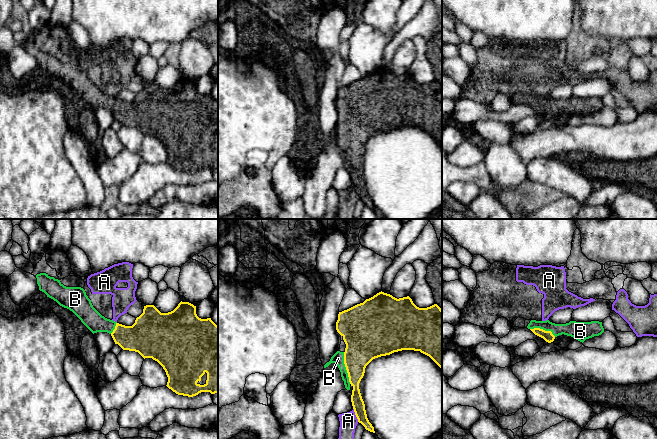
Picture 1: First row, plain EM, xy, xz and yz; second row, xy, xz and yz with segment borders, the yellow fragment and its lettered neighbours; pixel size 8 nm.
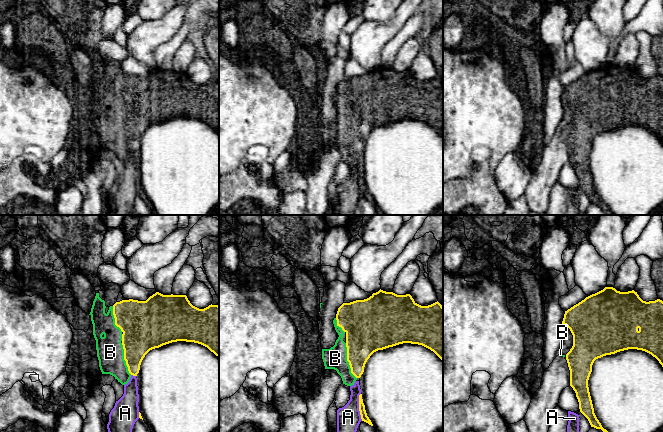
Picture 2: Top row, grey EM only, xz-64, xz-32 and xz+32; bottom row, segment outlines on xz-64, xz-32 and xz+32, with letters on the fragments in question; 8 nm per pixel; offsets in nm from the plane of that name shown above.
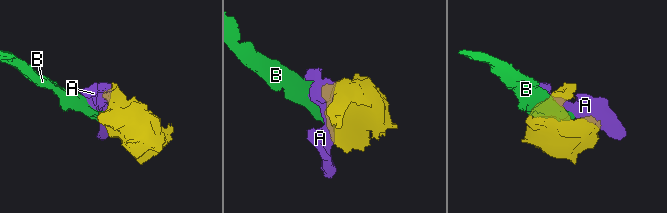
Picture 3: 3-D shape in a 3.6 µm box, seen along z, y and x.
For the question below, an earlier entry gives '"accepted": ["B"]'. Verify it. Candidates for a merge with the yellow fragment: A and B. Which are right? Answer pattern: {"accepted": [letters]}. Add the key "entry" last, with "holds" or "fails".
{"accepted": ["B"], "entry": "holds"}

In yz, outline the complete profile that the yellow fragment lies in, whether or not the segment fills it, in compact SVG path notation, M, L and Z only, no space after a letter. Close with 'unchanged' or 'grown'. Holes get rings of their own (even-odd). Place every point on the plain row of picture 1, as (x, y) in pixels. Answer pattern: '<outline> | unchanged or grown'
M531 96L527 102L535 111L543 114L546 118L551 119L559 111L571 112L574 115L584 118L586 115L599 112L604 108L602 98L576 98L570 97L566 100L555 100L546 97Z | grown

